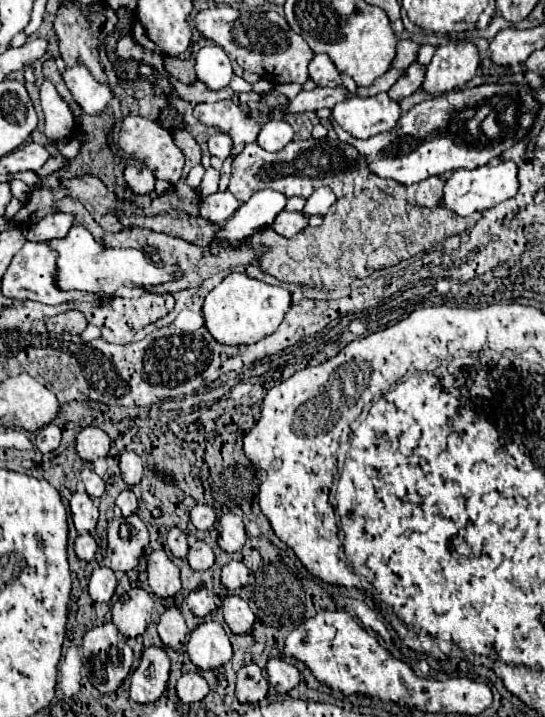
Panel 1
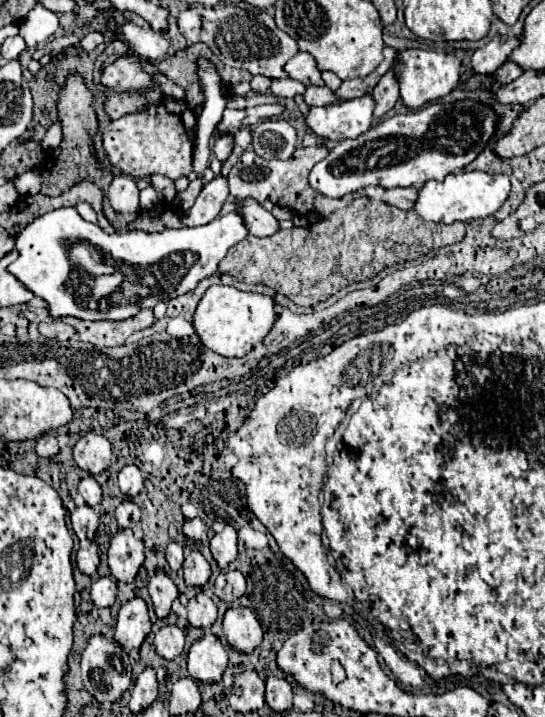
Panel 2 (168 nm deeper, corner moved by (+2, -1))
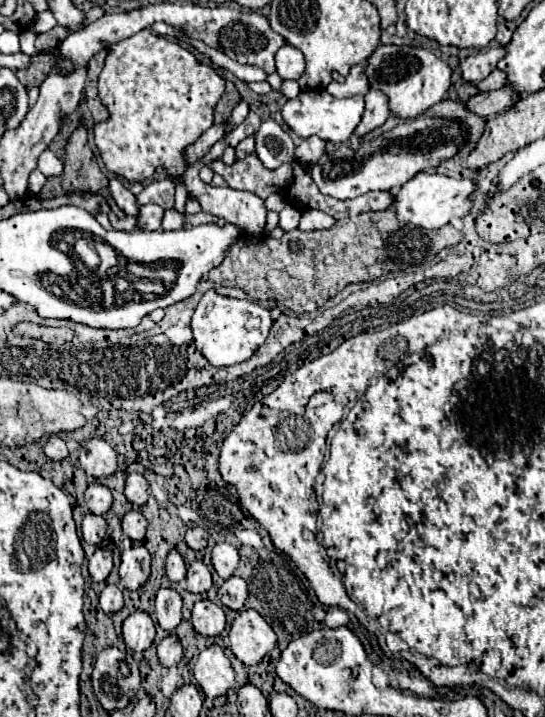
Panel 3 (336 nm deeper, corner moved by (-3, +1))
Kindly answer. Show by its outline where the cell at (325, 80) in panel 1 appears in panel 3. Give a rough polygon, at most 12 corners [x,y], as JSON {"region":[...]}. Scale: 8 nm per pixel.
{"region":[[285,46],[275,56],[277,74],[299,80],[305,58],[299,48]]}

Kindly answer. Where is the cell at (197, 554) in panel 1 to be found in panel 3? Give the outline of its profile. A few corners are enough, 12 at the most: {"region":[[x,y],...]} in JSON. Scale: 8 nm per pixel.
{"region":[[201,560],[187,568],[183,584],[189,592],[205,594],[213,582]]}

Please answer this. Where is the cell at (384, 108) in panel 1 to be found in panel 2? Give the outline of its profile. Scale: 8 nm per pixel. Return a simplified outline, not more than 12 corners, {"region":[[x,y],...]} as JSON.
{"region":[[372,96],[310,106],[320,138],[358,138],[372,126]]}

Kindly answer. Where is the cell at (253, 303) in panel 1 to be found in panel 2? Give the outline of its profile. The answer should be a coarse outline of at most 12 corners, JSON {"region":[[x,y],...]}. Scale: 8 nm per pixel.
{"region":[[210,286],[194,312],[204,346],[248,354],[274,326],[270,296]]}

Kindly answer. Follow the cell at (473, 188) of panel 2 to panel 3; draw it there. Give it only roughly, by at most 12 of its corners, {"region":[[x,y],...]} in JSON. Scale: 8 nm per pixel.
{"region":[[419,172],[395,194],[397,218],[441,228],[471,214],[471,178]]}

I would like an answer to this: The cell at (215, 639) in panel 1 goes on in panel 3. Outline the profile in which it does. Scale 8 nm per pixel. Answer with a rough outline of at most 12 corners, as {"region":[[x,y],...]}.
{"region":[[217,644],[199,654],[193,674],[209,698],[235,684]]}

